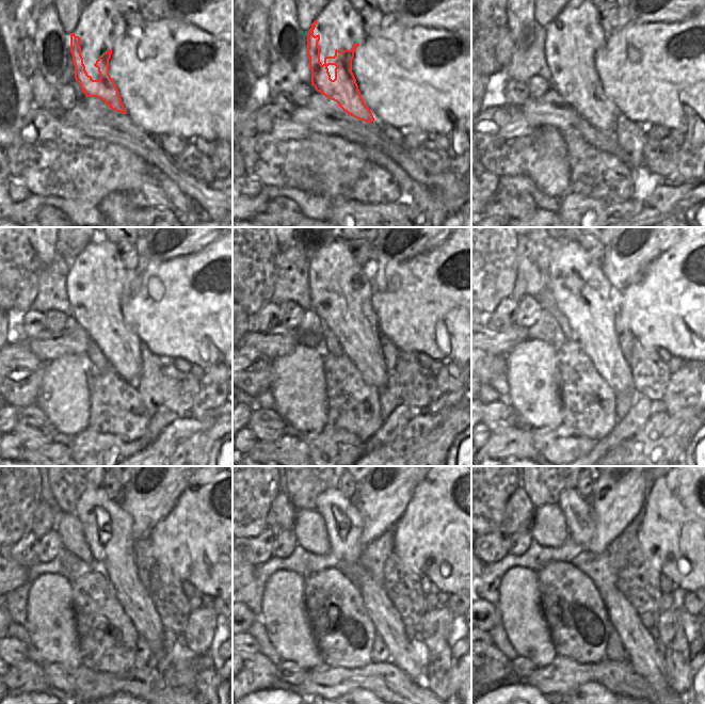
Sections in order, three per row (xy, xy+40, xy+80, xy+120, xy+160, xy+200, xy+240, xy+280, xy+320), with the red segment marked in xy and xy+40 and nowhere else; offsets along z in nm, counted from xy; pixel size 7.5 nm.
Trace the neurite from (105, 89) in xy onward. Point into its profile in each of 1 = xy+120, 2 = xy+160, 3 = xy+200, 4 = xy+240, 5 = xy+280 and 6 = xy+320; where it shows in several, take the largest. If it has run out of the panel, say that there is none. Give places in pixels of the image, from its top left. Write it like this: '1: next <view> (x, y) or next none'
1: next xy+120 (99, 313)
2: next xy+160 (348, 313)
3: next xy+200 (591, 312)
4: next xy+240 (111, 544)
5: next xy+280 (345, 539)
6: next xy+320 (643, 653)

